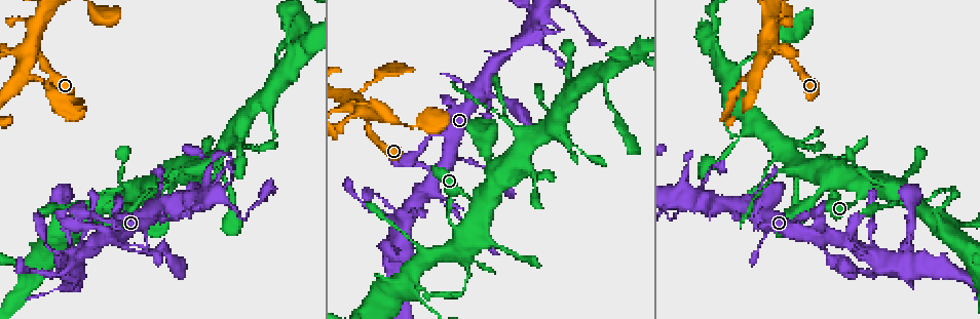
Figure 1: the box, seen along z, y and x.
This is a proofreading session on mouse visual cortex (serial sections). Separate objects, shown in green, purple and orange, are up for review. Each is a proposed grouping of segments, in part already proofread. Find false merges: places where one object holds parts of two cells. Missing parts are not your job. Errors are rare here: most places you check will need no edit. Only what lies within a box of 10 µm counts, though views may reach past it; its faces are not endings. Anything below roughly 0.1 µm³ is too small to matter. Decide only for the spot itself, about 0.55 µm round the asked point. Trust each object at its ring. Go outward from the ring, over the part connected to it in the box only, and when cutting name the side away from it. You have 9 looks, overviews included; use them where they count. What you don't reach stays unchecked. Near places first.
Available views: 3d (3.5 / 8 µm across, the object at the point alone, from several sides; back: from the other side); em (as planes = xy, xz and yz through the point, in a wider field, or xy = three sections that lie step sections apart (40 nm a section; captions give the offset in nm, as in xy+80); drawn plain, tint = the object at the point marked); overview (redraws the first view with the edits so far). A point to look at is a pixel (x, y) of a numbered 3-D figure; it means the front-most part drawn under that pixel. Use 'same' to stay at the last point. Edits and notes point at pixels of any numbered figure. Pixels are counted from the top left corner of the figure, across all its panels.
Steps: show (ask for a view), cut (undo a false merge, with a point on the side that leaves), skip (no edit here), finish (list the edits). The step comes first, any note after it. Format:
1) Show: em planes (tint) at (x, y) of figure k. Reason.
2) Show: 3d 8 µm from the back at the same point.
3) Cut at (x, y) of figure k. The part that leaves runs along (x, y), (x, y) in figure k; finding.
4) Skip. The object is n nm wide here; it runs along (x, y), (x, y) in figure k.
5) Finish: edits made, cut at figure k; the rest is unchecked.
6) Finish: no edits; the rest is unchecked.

Show: 3d 3.5 µm at (756, 70) of figure 1. Looks like a crossing.

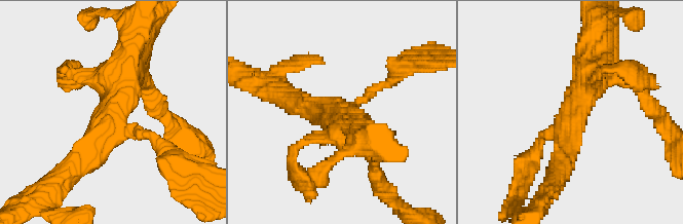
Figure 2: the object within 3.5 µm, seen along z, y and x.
Show: em xy step 2 (tint) at (569, 114) of figure 2. 4 arms meet here; the arms are 150, 250, 350, 400 nm wide; shape alone is not enough.

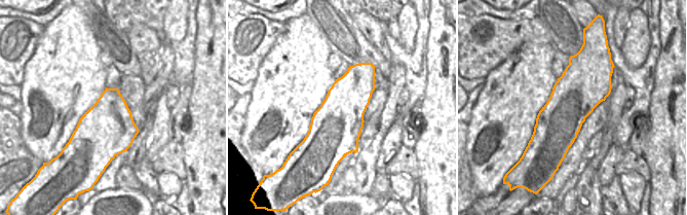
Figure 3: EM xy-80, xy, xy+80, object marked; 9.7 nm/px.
Skip. It runs along (605, 61), (536, 149) in figure 2; one cell here.

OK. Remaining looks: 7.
Show: em xy step 3 (tint) at (819, 222) of figure 1. Sharp bend.

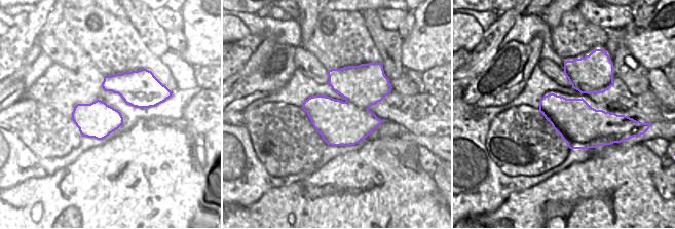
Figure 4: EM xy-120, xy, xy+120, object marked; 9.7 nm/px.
Show: 3d 3.5 µm at the same point. Wider look.

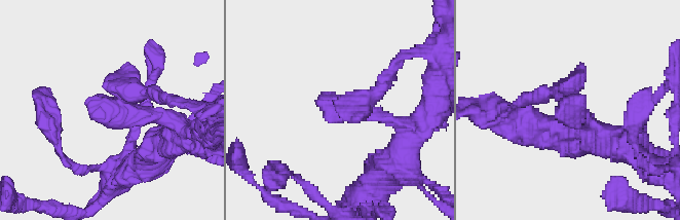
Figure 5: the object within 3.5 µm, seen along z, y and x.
Skip. It runs along (185, 134), (118, 105), (127, 64) in figure 5; all the same cell.

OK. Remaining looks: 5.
Show: 3d 8 µm at (523, 161) of figure 1.

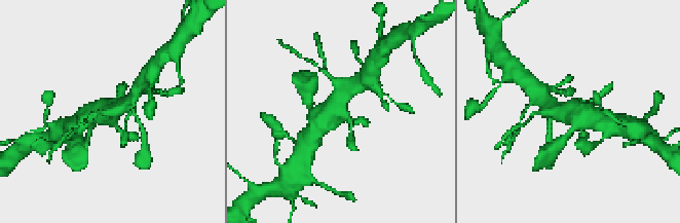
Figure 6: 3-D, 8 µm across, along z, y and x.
Show: em planes (tint) at the same point. Now the EM.

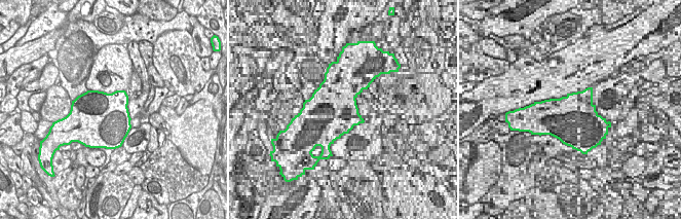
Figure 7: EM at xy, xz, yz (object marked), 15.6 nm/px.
Skip. It runs along (88, 114), (106, 112), (121, 99) in figure 6; all the same cell.

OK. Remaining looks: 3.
Show: 3d 3.5 µm at (535, 16) of figure 1. Abrupt turn.

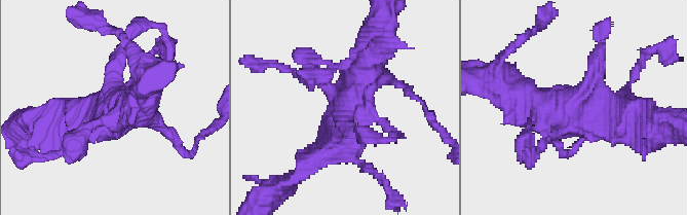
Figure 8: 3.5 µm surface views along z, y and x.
Show: em xy step 1 (tint) at (576, 115) of figure 8.

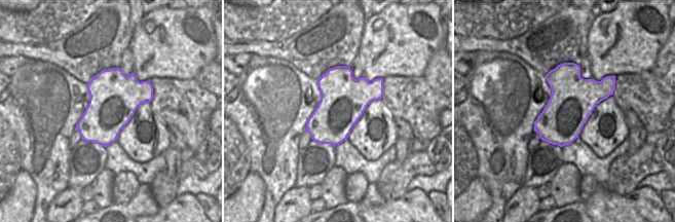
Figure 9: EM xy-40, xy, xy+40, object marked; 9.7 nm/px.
Show: em xy step 3 (tint) at the same point. Another direction.

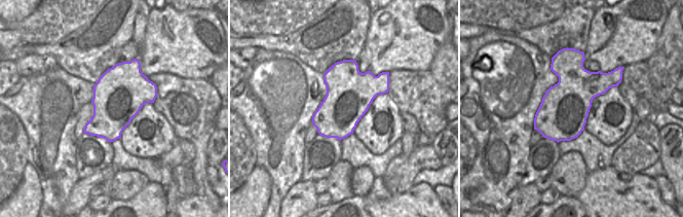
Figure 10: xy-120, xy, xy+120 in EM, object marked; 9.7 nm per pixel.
Skip. It runs along (310, 164), (360, 84), (392, 82) in figure 8; continuous, no second cell.

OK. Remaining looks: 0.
Finish: no edits; the rest is unchecked.

